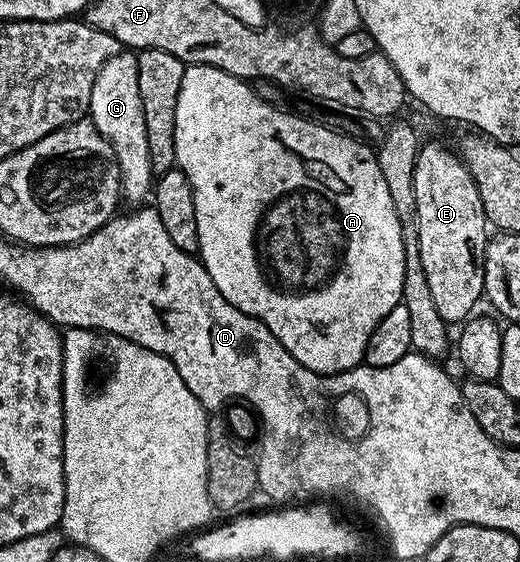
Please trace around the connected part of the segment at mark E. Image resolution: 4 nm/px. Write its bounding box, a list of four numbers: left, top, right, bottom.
[414,142,490,324]

